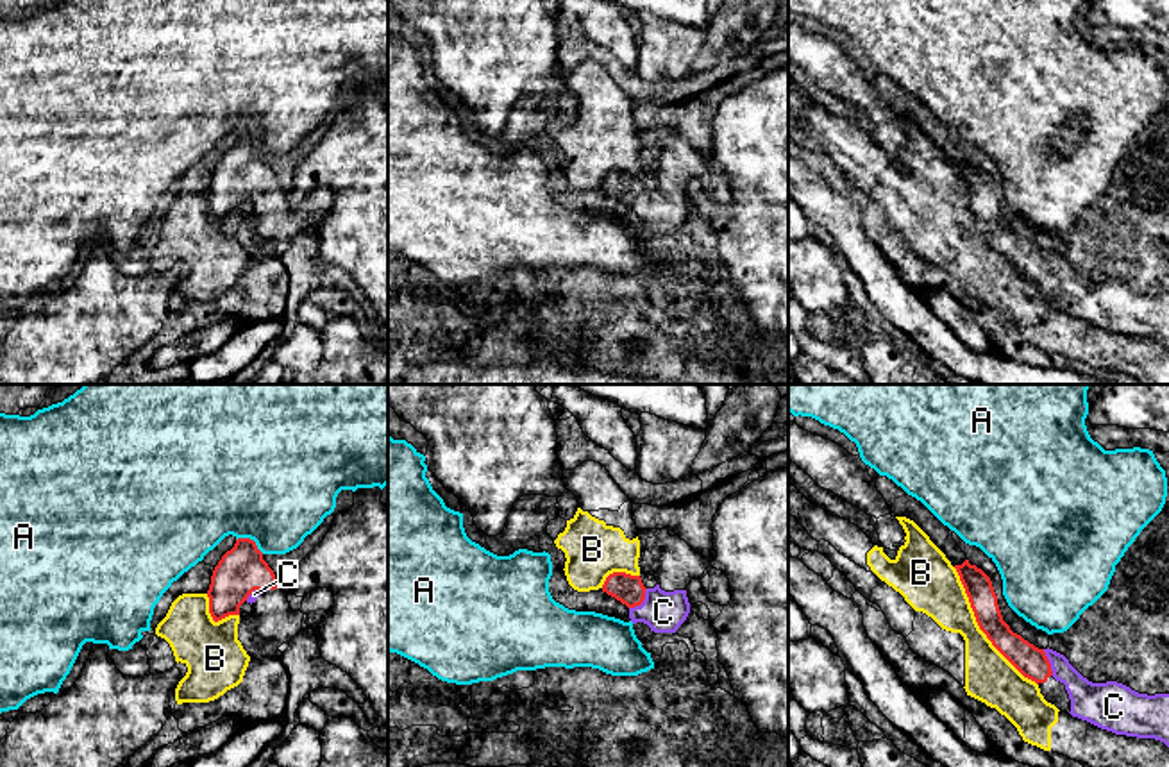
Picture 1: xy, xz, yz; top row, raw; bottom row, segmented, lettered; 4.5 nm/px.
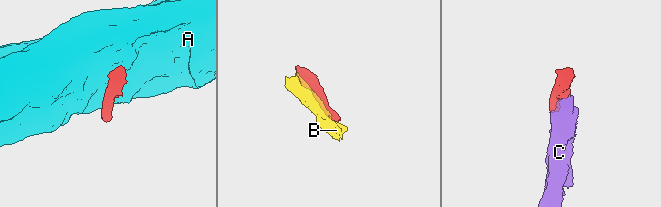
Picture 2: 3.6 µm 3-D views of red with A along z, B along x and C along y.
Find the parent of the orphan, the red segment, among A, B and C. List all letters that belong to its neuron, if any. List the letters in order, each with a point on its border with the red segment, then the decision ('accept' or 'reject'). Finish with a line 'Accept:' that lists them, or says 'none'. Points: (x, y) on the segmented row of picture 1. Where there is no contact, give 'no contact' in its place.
A: contact xy (249, 539); reject
B: contact yz (980, 628); reject
C: contact xz (642, 601); accept
Accept: C

